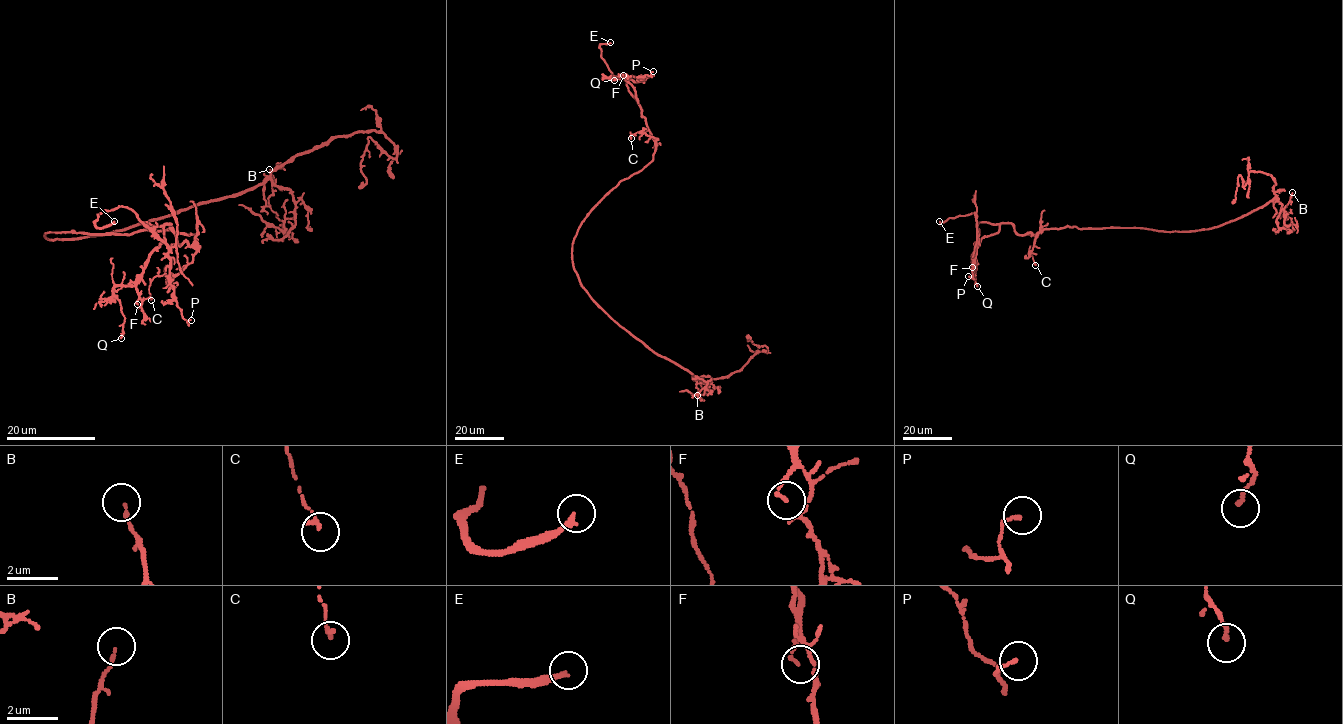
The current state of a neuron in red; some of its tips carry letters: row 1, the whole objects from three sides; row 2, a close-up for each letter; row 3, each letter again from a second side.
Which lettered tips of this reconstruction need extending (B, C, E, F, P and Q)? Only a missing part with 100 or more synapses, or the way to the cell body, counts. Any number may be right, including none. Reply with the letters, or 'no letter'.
E

